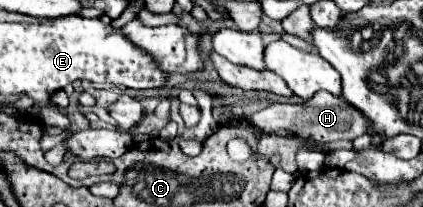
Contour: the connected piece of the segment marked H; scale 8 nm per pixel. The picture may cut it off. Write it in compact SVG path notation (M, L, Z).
M317 92L315 98L311 98L309 102L303 102L303 104L271 104L271 106L255 112L247 120L249 120L249 124L253 124L257 128L265 128L265 130L273 130L273 132L285 130L299 138L313 140L317 144L335 142L335 140L355 140L355 138L363 136L365 130L369 128L369 122L365 122L365 118L361 118L361 114L357 114L357 110L353 110L353 106L349 106L343 98L333 98L333 94L329 94L329 92Z

